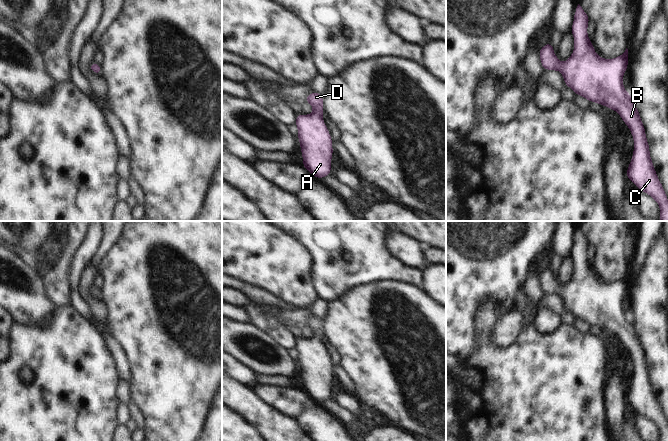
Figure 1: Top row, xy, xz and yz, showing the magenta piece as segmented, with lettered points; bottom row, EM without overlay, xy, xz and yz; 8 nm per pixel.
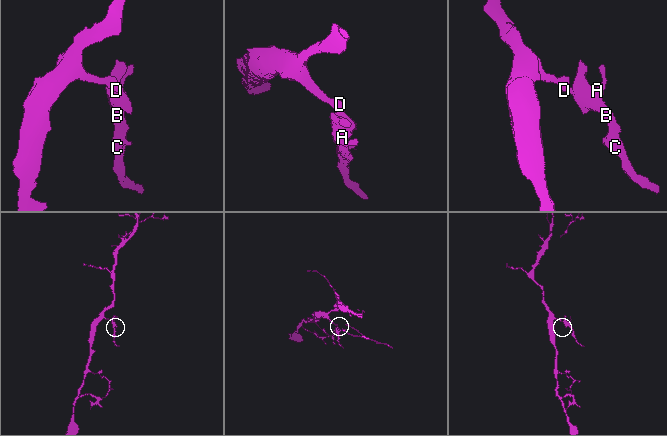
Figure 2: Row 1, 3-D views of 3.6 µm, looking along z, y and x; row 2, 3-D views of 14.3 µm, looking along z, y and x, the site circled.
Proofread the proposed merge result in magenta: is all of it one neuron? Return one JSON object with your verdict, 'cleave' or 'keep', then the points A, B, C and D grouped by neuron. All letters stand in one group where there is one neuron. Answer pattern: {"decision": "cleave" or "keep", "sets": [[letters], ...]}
{"decision": "keep", "sets": [["A", "B", "C", "D"]]}

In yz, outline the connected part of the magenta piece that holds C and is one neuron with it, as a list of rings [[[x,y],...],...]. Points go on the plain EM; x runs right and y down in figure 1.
[[[578,228],[570,255],[574,260],[572,279],[561,287],[554,278],[552,268],[548,266],[538,276],[541,289],[544,294],[559,294],[565,309],[570,311],[575,319],[619,337],[634,363],[634,375],[626,401],[637,413],[656,424],[660,431],[660,441],[668,441],[668,422],[650,381],[645,351],[630,317],[623,311],[623,299],[628,291],[628,273],[614,283],[598,280],[588,261],[589,244]]]

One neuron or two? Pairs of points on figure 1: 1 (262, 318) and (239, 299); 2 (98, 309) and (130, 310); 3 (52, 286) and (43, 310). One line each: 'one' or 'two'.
1: two
2: two
3: two

